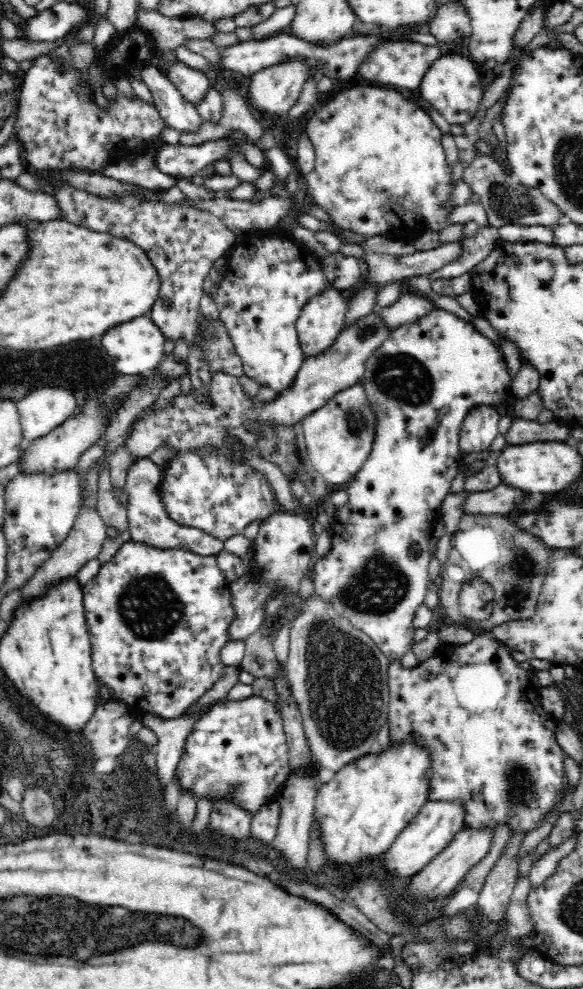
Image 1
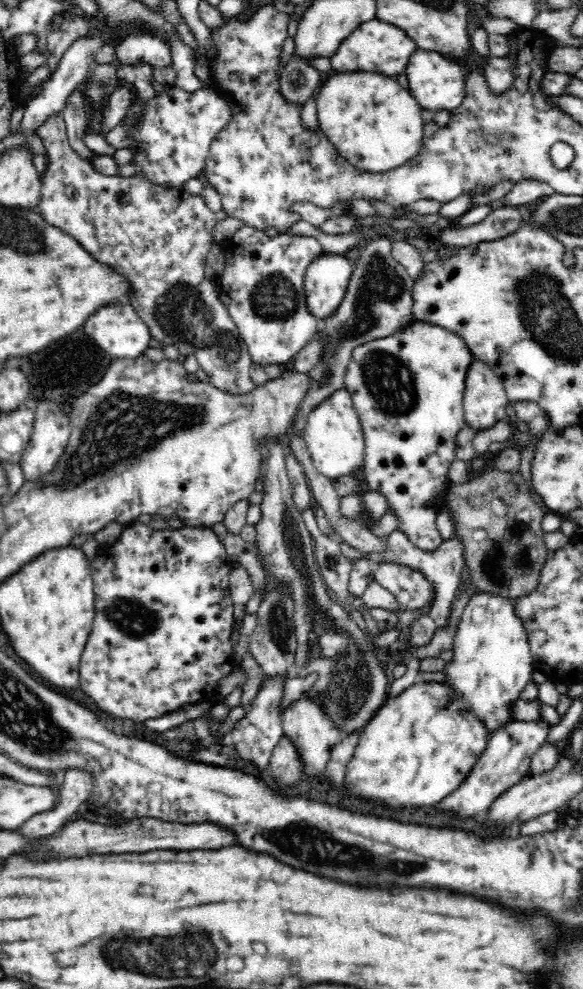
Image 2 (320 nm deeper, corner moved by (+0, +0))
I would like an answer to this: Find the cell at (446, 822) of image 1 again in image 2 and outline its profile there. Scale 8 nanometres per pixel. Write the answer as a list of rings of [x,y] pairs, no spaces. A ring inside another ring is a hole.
[[[543,718],[539,722],[519,722],[512,720],[505,726],[498,728],[489,738],[487,749],[479,756],[475,767],[472,768],[468,778],[460,784],[456,792],[444,798],[437,806],[446,812],[454,811],[456,816],[478,816],[481,817],[491,807],[491,804],[512,786],[519,784],[528,773],[531,767],[532,756],[536,750],[546,743],[548,731],[552,725]]]

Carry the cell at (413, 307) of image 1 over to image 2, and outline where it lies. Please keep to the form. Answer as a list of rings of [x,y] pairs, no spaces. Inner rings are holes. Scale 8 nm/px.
[[[374,238],[361,246],[358,263],[350,276],[341,304],[331,316],[319,320],[318,341],[322,343],[320,360],[308,371],[310,388],[295,417],[294,430],[302,432],[308,413],[326,400],[333,392],[344,389],[345,374],[352,351],[362,343],[390,336],[414,321],[412,315],[412,284],[414,279],[392,256],[393,238]]]

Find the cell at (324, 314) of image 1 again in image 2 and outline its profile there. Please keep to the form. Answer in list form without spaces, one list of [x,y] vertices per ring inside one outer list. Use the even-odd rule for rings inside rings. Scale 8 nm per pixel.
[[[342,253],[316,256],[304,276],[308,311],[319,320],[331,316],[344,299],[352,272],[352,262]]]

